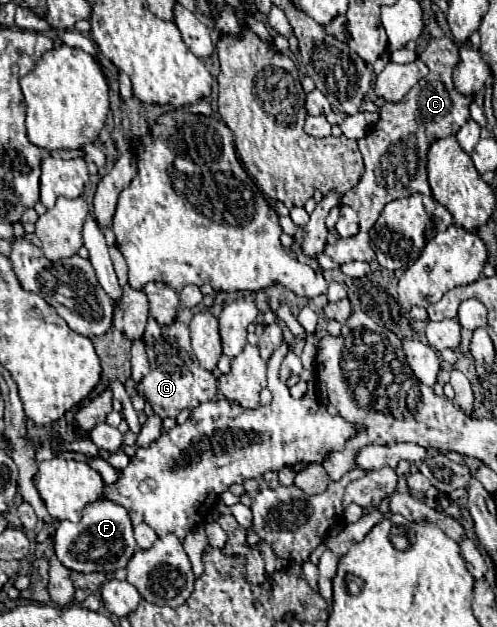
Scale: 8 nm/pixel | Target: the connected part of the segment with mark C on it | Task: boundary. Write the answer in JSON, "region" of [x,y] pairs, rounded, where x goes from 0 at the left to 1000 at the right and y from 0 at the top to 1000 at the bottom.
{"region":[[[873,26],[861,29],[857,48],[865,51],[865,67],[861,77],[845,86],[845,93],[865,108],[865,118],[849,124],[845,134],[833,137],[805,163],[777,163],[765,172],[765,191],[753,198],[748,211],[736,220],[720,223],[720,236],[732,249],[736,271],[720,297],[700,303],[684,322],[720,338],[724,370],[716,376],[680,381],[676,392],[664,389],[656,392],[652,405],[660,405],[680,421],[714,415],[724,418],[753,415],[753,399],[744,389],[740,367],[753,360],[773,329],[789,319],[817,316],[837,306],[853,313],[869,309],[857,281],[857,242],[869,226],[897,217],[913,217],[946,188],[942,169],[954,156],[922,150],[909,131],[909,112],[926,99],[922,70],[889,51]]]}

